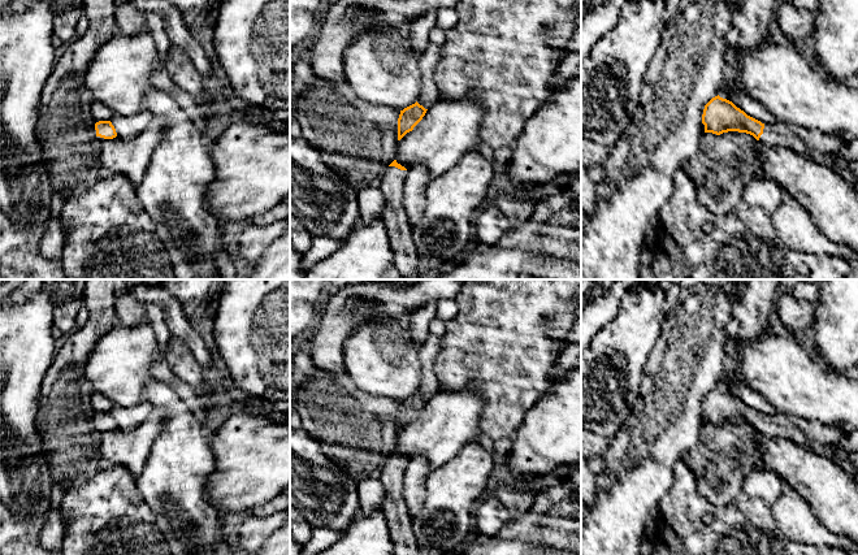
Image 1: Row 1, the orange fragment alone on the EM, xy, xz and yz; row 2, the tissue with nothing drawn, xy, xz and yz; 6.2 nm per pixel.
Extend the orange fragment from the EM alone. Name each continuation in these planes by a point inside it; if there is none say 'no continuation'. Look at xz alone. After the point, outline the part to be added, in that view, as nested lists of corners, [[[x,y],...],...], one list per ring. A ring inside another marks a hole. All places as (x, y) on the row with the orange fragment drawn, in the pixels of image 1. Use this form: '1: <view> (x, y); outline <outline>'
1: xz (406, 260); outline [[[387,166],[380,185],[380,190],[386,199],[384,221],[394,253],[394,265],[399,270],[402,279],[415,276],[421,266],[403,204],[406,175],[407,170]]]

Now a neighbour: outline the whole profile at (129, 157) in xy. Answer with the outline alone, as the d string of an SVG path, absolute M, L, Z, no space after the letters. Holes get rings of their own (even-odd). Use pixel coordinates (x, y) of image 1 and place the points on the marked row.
M155 122L134 139L116 136L99 142L98 152L101 168L107 174L124 175L138 186L162 135L162 126Z

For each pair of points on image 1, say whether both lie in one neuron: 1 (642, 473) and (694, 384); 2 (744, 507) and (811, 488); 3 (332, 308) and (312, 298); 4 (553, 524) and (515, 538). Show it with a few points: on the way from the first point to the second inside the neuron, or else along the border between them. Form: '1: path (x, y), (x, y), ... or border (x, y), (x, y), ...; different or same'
1: path (646, 451), (675, 406); same
2: border (766, 468), (772, 471), (785, 484); different
3: border (324, 298), (316, 322), (310, 332); different
4: path (544, 521), (532, 521), (524, 529); same

